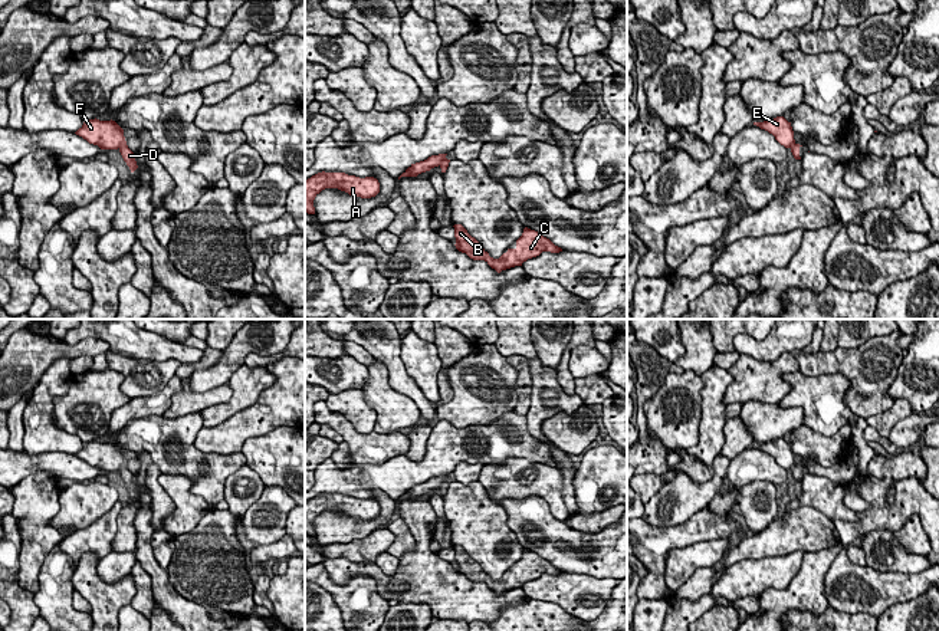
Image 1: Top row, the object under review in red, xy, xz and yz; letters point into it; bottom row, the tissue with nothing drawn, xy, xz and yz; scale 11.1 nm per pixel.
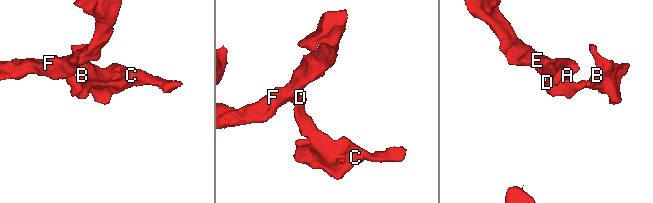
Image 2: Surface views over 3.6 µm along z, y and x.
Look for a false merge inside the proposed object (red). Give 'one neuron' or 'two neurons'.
two neurons

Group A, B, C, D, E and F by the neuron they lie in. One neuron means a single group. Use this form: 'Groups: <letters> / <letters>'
Groups: A E F / B C D

